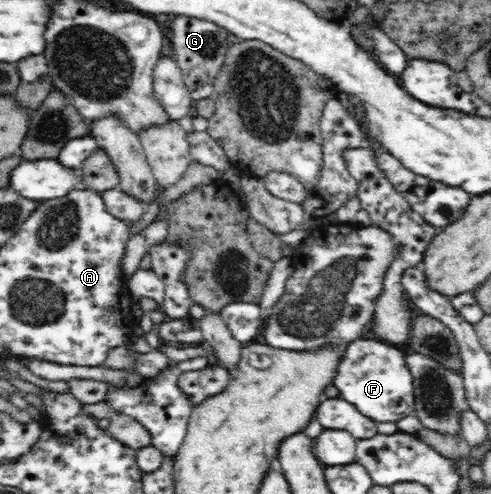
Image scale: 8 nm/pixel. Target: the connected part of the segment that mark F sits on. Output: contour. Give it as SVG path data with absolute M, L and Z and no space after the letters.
M361 338L350 342L333 382L343 400L355 404L361 414L375 422L397 422L414 414L413 375L405 366L405 354L385 342Z

